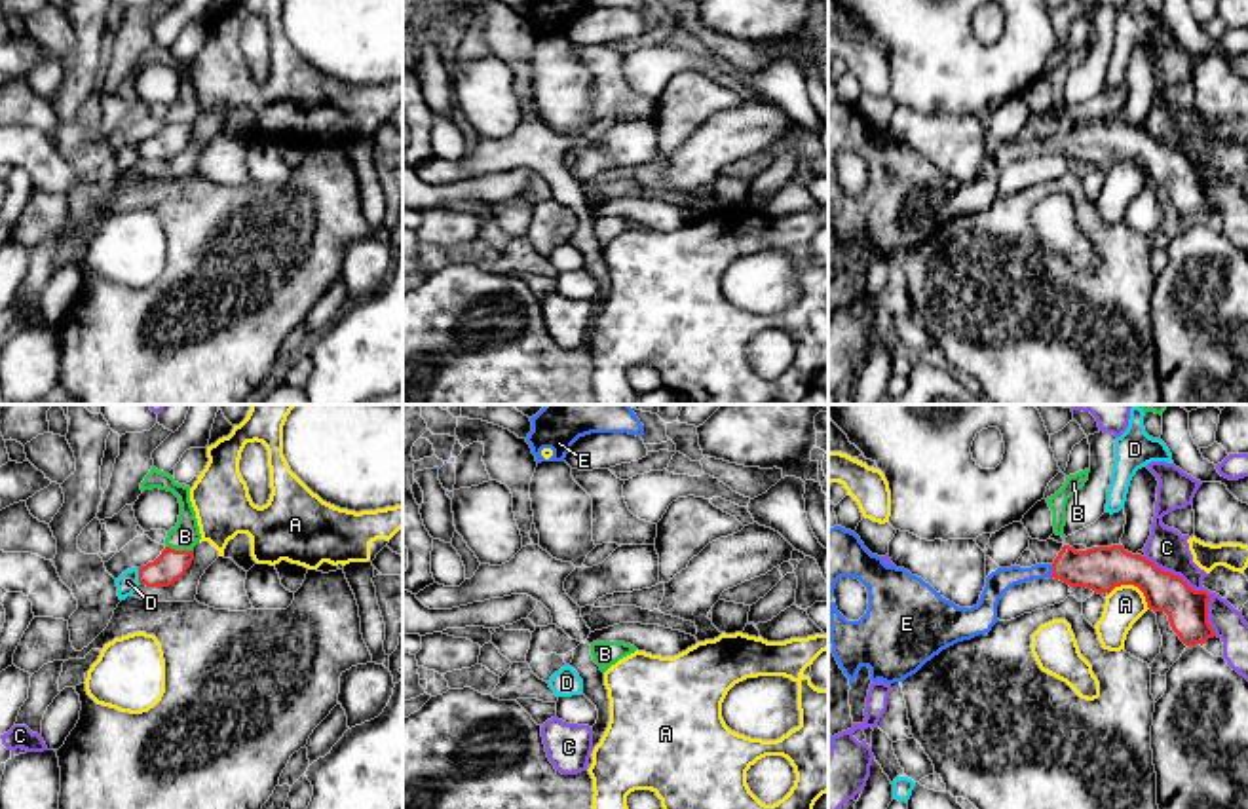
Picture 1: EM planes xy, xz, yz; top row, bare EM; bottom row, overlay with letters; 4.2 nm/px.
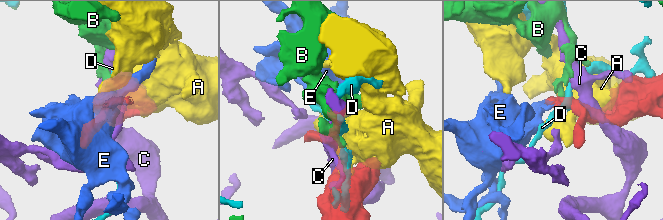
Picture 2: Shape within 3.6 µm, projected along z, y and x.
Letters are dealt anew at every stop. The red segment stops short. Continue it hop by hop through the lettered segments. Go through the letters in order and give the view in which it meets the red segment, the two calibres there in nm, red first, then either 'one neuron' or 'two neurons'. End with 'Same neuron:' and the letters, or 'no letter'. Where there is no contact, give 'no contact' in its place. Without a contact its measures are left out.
A: meets red in yz; 190 nm thick on the red side, 170 nm on the other; two neurons
B: meets red in xy; 140 nm thick on the red side, 120 nm on the other; two neurons
C: meets red in yz; 180 nm thick on the red side, 170 nm on the other; two neurons
D: meets red in xy; 140 nm thick on the red side, 90 nm on the other; two neurons
E: meets red in yz; 190 nm thick on the red side, 100 nm on the other; one neuron
Same neuron: E

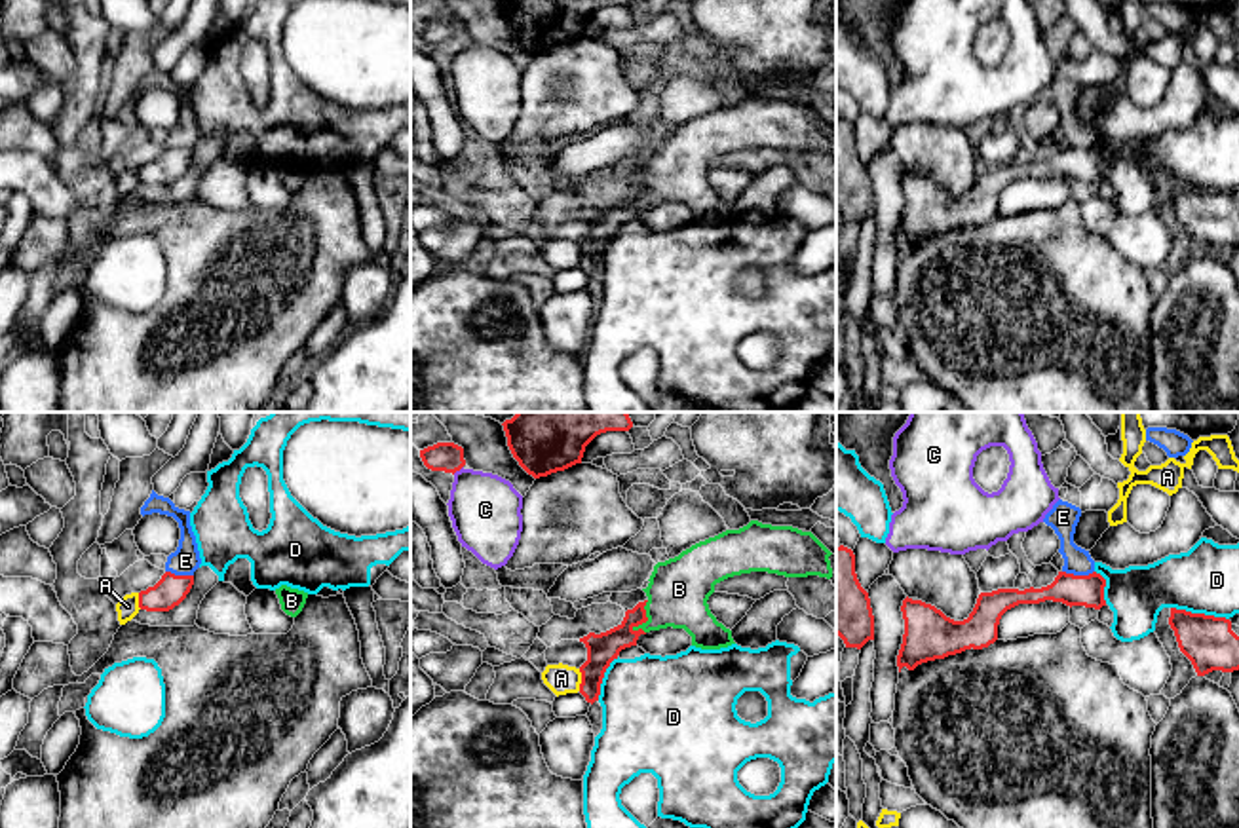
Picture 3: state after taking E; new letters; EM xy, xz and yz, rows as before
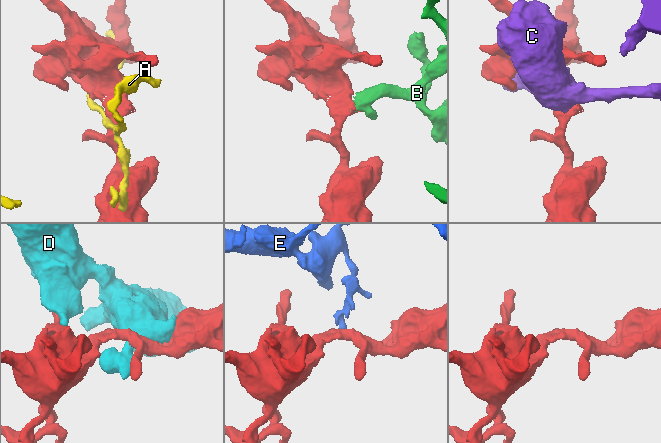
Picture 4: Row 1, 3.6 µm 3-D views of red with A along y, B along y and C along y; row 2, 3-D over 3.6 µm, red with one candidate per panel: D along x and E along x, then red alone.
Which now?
A: meets red in xz; 130 nm thick on the red side, 130 nm on the other; two neurons
B: meets red in xz; 130 nm thick on the red side, 260 nm on the other; one neuron
C: meets red in xz; 130 nm thick on the red side, 300 nm on the other; two neurons
D: meets red in yz; 220 nm thick on the red side, 280 nm on the other; two neurons
E: meets red in yz; 130 nm thick on the red side, 120 nm on the other; two neurons
Same neuron: B

